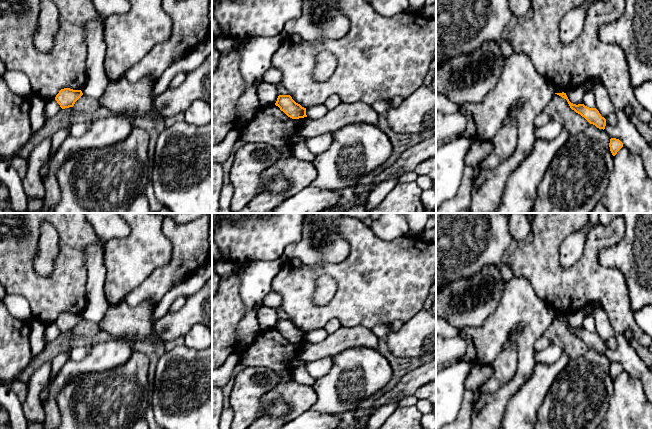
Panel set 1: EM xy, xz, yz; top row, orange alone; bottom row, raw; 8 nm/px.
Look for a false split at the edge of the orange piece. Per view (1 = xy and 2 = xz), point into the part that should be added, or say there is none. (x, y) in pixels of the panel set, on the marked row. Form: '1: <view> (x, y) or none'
1: none
2: none

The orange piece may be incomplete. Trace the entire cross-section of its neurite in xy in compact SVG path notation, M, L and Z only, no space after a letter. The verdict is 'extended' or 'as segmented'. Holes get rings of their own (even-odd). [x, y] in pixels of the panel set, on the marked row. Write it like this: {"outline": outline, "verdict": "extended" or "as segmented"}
{"outline": "M64 88L56 95L55 100L62 109L73 107L75 102L83 95L81 90Z", "verdict": "as segmented"}

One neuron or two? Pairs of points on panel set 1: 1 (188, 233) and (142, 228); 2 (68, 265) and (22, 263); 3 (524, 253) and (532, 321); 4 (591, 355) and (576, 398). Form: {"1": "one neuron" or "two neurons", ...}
{"1": "two neurons", "2": "one neuron", "3": "two neurons", "4": "one neuron"}

